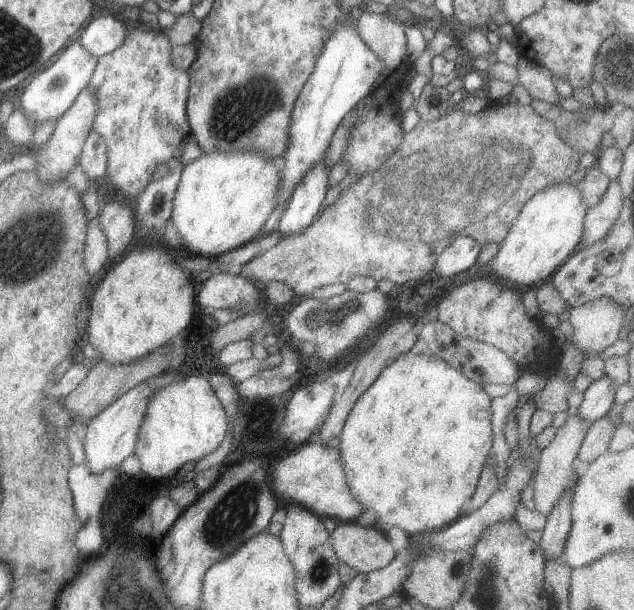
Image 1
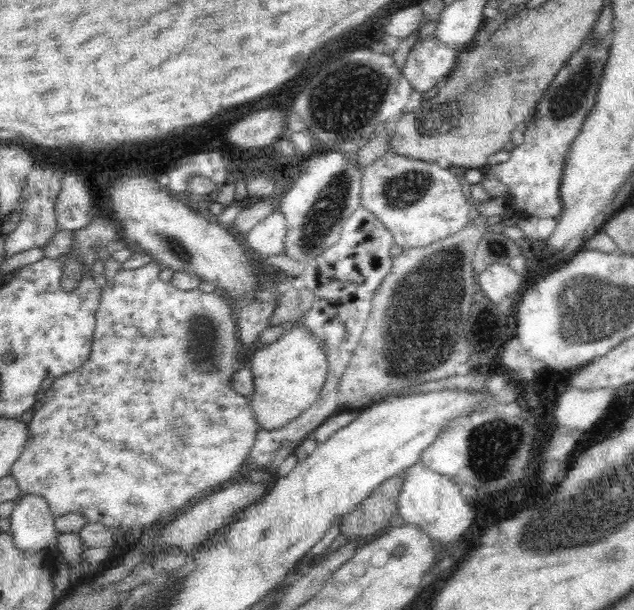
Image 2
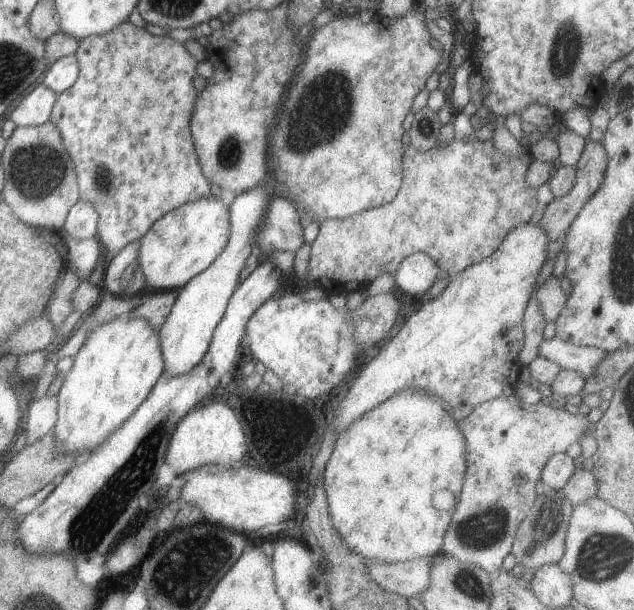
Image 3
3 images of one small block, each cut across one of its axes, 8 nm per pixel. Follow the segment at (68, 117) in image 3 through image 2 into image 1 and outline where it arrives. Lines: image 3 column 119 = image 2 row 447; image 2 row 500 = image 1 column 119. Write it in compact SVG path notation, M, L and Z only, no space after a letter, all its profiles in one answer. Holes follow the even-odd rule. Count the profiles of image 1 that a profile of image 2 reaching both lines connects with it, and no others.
M131 23L125 41L111 53L99 56L89 86L98 98L100 112L94 122L94 131L108 144L108 164L106 177L114 194L134 202L137 196L149 185L151 174L162 162L170 158L180 159L184 145L191 139L186 100L188 100L190 79L184 69L173 66L171 50L173 44L160 29L152 30L148 25Z

